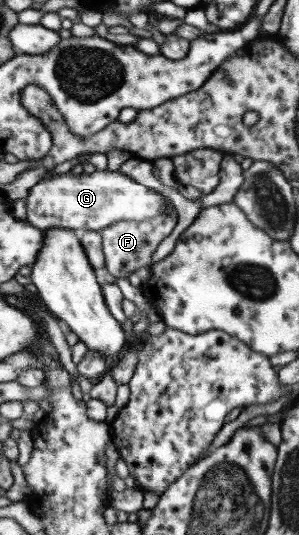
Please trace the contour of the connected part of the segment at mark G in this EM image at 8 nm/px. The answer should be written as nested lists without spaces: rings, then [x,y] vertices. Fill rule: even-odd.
[[[108,169],[91,174],[57,174],[41,179],[29,188],[23,200],[27,208],[27,221],[43,231],[49,228],[97,231],[120,221],[152,220],[169,212],[164,195],[119,170]]]

